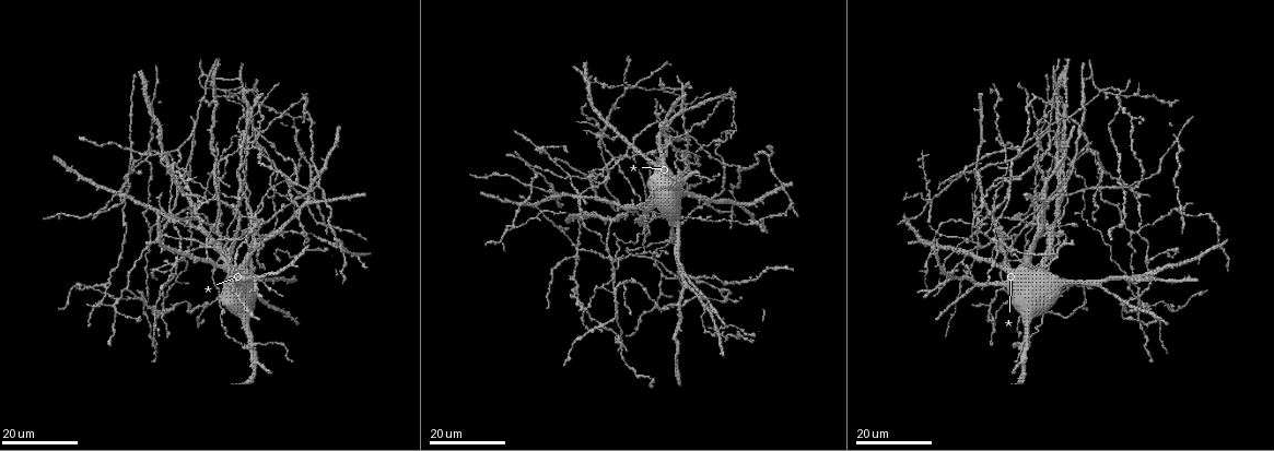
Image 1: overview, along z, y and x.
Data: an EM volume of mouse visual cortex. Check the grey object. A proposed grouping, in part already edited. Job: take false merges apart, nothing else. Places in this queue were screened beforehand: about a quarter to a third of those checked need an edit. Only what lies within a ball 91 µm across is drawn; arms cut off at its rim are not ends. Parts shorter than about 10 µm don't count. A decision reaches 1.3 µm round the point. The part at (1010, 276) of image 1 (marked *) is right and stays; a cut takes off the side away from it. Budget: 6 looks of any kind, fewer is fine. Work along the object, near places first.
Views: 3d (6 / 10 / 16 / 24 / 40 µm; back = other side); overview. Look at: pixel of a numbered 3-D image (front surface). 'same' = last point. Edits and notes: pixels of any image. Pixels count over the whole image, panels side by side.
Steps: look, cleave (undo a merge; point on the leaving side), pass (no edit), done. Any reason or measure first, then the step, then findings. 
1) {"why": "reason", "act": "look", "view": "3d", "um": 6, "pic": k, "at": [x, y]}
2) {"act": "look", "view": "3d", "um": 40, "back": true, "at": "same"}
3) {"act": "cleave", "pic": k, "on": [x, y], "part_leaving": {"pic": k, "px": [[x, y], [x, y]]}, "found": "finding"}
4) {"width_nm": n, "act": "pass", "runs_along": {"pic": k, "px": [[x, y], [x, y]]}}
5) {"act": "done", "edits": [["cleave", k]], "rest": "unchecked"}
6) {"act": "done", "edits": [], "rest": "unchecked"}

{"why": "four or more arms meet", "act": "look", "view": "3d", "um": 24, "pic": 1, "at": [679, 136]}

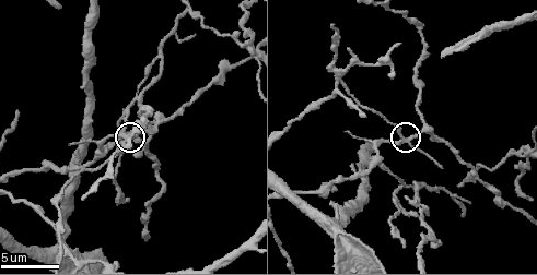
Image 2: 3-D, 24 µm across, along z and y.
{"why": "closer look", "act": "look", "view": "3d", "um": 6, "pic": 2, "at": [404, 139]}

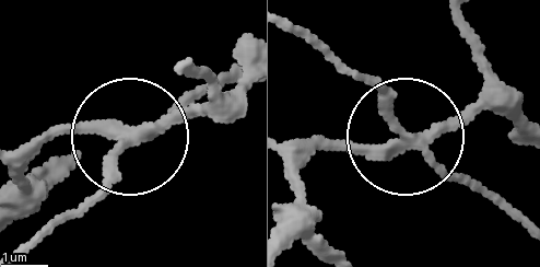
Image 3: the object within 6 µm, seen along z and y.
{"width_nm": 240, "act": "cleave", "pic": 3, "on": [455, 176], "part_leaving": {"pic": 3, "px": [[413, 140], [359, 73], [288, 23]]}, "found": "a second cell is stuck on"}

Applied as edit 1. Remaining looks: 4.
{"why": "branch point", "act": "look", "view": "3d", "um": 24, "pic": 1, "at": [643, 231]}

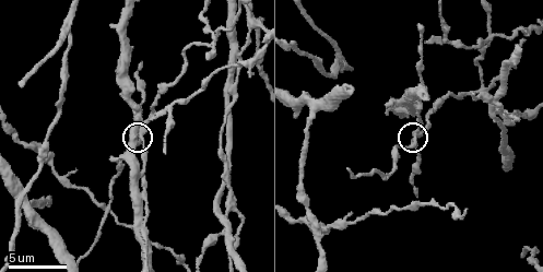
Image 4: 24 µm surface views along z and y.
{"act": "look", "view": "3d", "um": 6, "pic": 4, "at": [415, 136]}

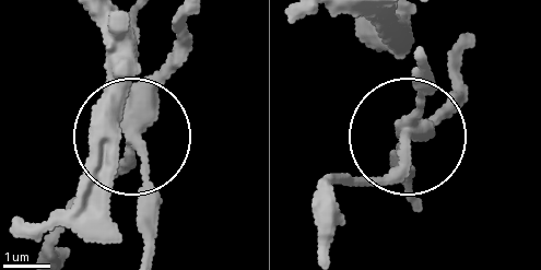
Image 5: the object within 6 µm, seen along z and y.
{"arms": 3, "act": "cleave", "pic": 5, "on": [390, 169], "found": "a second cell is stuck on"}

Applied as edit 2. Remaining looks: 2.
{"act": "done", "edits": [["cleave", 3], ["cleave", 5]], "rest": "unchecked"}

